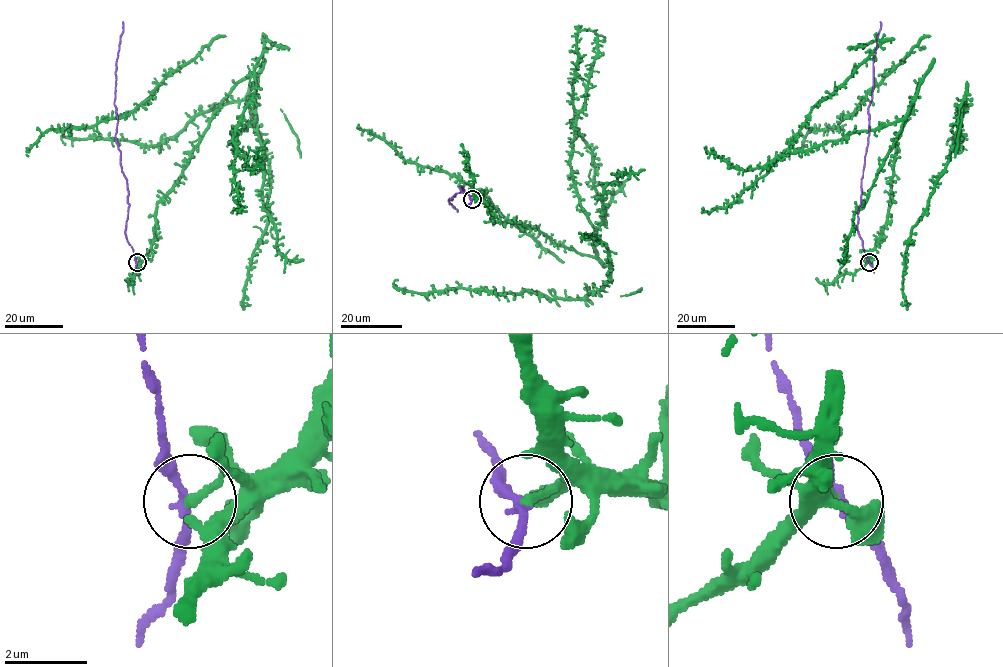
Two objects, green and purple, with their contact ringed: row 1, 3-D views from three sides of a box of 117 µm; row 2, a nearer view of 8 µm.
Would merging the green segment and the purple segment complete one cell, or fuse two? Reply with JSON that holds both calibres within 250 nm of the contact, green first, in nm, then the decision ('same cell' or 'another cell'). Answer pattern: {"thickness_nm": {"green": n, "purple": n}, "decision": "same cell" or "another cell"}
{"thickness_nm": {"green": 200, "purple": 180}, "decision": "another cell"}

